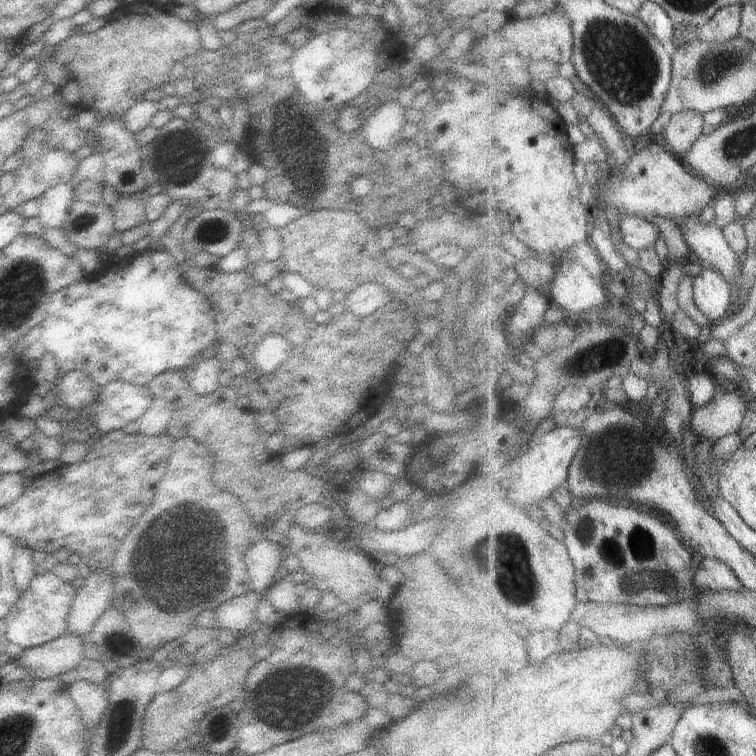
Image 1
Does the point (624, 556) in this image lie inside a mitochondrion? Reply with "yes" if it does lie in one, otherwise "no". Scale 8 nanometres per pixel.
yes

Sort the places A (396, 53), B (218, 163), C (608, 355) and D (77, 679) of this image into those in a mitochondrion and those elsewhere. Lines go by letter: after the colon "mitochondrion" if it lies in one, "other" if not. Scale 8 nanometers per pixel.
A: other
B: other
C: mitochondrion
D: other

